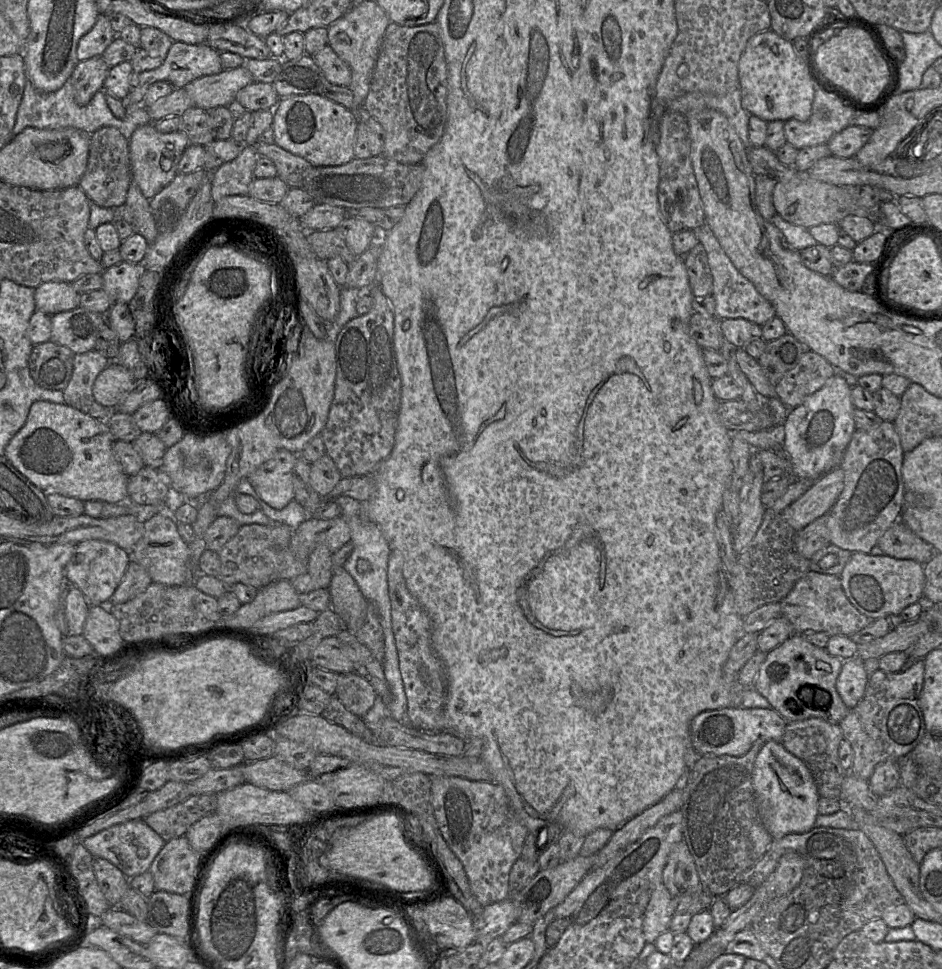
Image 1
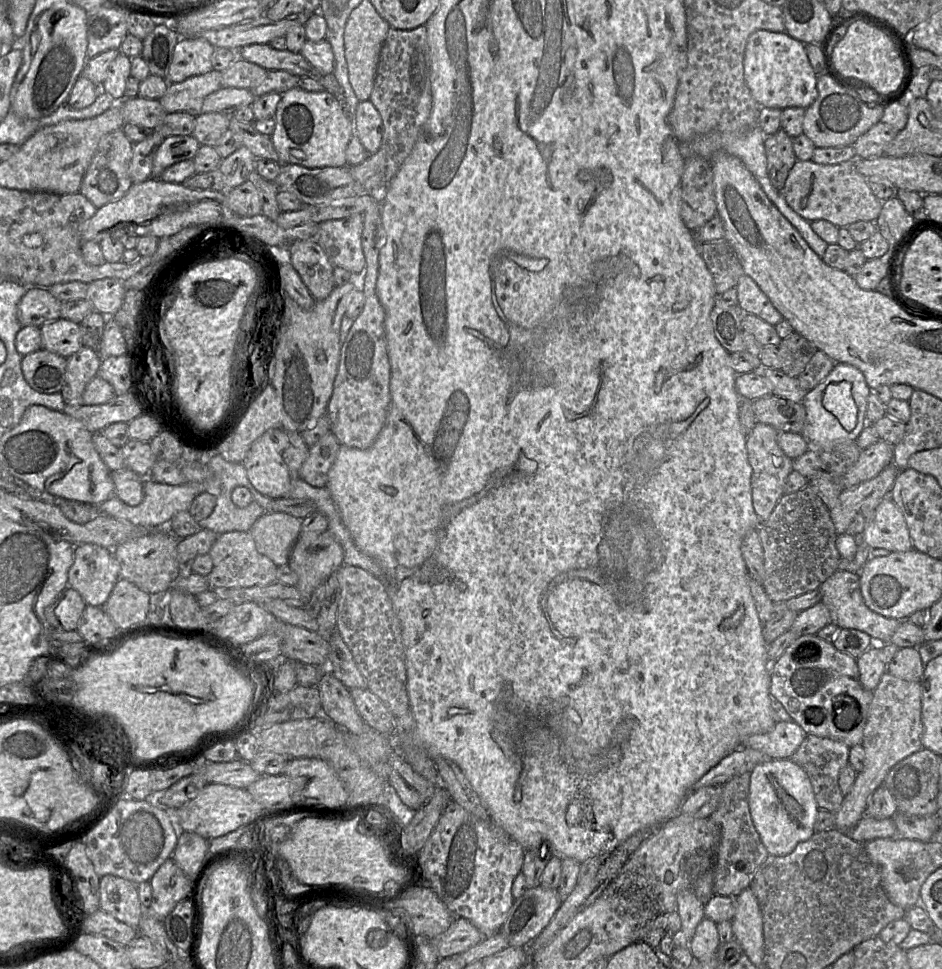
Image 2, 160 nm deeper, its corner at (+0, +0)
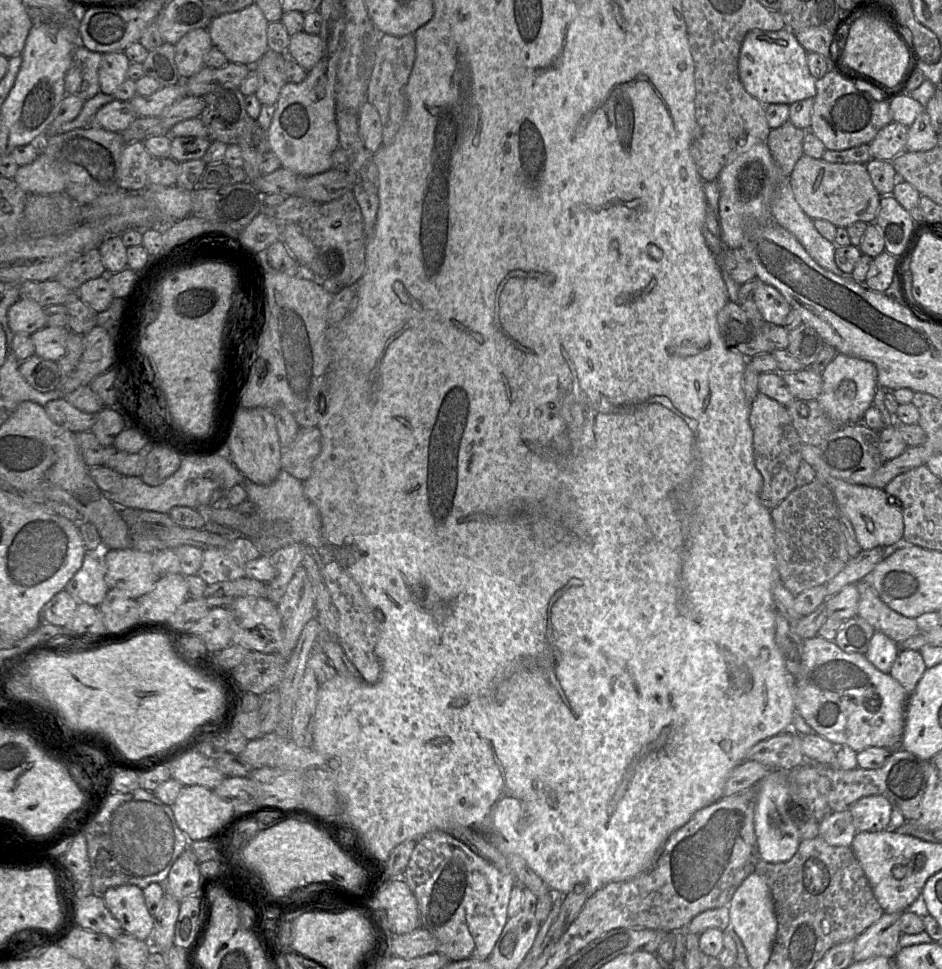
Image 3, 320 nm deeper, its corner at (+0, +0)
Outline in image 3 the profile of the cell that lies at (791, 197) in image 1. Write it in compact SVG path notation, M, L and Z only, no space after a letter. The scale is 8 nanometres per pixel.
M804 154L797 161L789 183L795 200L812 220L823 219L847 228L855 222L874 223L879 211L881 195L873 186L866 164L829 163Z

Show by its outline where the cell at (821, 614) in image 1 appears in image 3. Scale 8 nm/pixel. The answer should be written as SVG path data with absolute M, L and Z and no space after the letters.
M868 579L855 584L859 591L857 616L867 621L876 631L884 633L897 644L922 633L914 618L905 617L887 606Z

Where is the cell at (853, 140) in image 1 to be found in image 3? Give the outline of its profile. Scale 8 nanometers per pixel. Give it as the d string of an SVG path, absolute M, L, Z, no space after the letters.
M897 122L883 127L868 144L872 159L891 161L905 151L908 128Z

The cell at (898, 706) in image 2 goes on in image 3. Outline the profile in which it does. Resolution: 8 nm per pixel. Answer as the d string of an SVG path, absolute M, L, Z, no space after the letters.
M849 809L826 816L819 826L819 836L832 846L850 846L857 834Z

